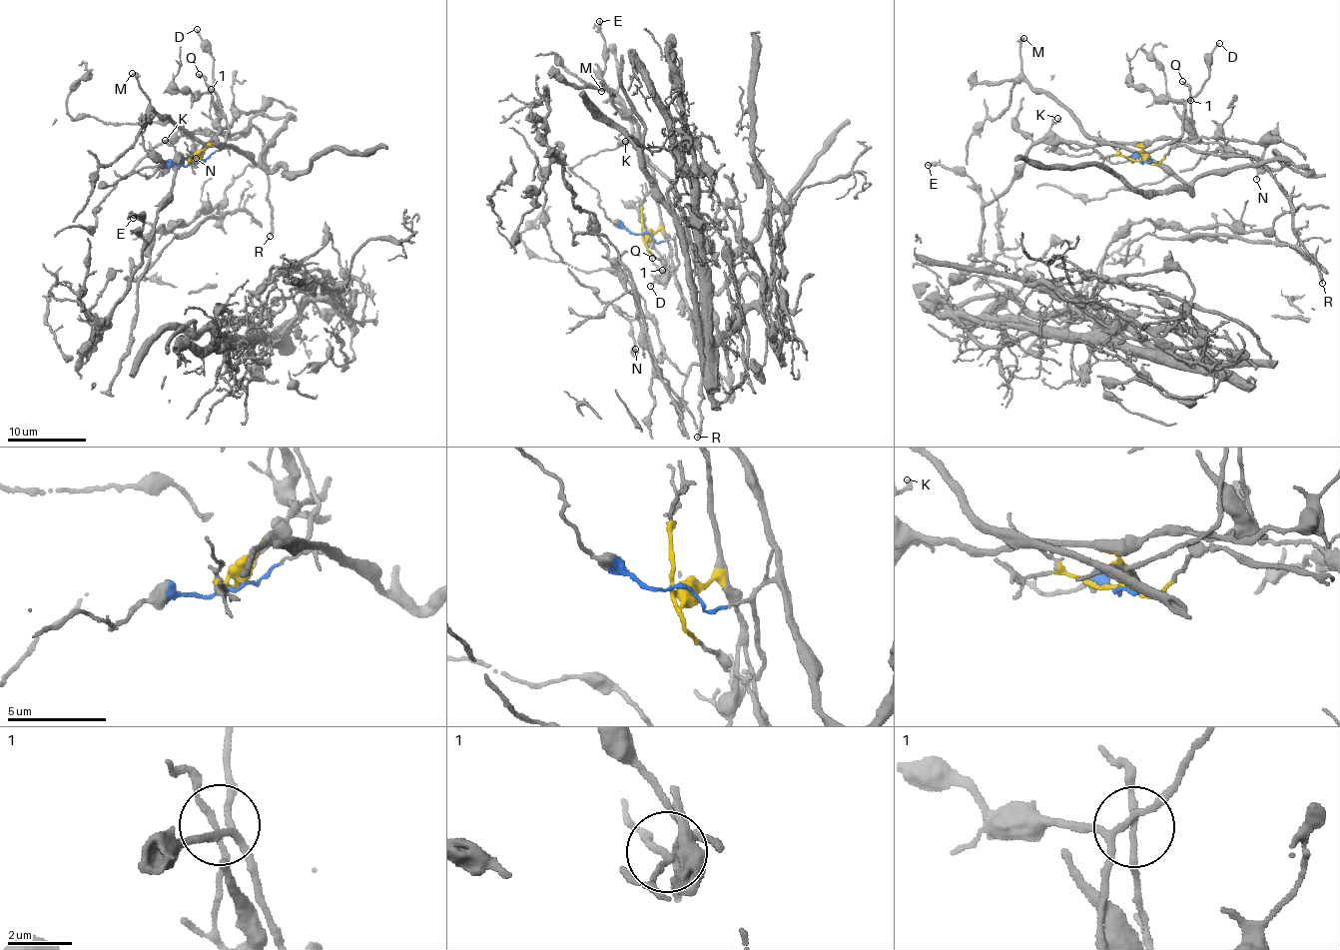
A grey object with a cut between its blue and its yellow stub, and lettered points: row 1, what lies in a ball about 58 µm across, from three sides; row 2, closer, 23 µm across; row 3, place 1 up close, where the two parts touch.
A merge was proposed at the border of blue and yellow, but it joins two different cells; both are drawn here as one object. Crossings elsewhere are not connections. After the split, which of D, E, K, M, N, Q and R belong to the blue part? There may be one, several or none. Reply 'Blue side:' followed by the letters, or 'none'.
Blue side: D, M, N

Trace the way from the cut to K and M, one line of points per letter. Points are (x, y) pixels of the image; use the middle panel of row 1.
K: (641, 234), (656, 231), (660, 224), (654, 170), (646, 162), (635, 137), (624, 141)
M: (641, 234), (659, 243), (676, 236), (684, 227), (680, 203), (637, 146), (630, 116), (606, 88), (601, 91)

